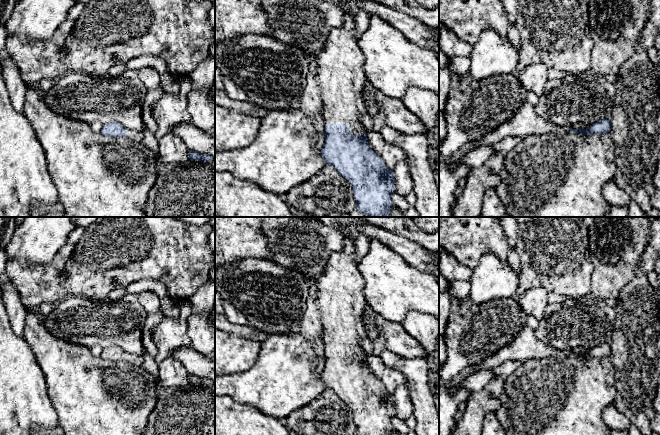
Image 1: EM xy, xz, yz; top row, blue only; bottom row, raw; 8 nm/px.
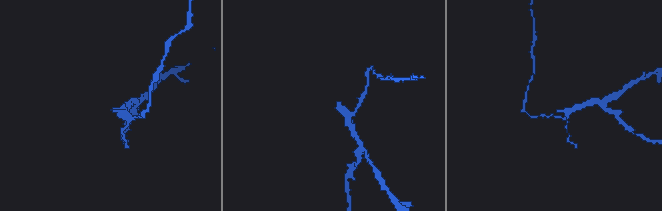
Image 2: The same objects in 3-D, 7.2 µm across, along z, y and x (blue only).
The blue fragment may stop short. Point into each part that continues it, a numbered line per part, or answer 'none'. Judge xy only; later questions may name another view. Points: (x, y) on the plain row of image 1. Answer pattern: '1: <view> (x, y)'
1: xy (136, 360)

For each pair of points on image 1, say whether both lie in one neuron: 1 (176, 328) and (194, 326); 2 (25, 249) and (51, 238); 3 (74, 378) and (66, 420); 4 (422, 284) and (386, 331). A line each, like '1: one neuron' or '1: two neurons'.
1: two neurons
2: one neuron
3: one neuron
4: two neurons

